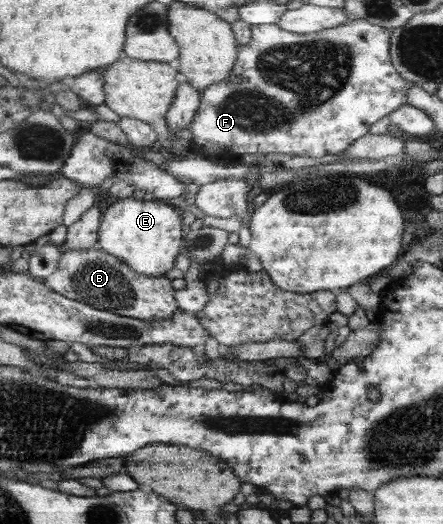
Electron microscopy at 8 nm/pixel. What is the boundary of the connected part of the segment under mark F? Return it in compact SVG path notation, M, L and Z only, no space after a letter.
M359 18L336 28L324 29L312 34L299 35L287 31L277 24L251 25L251 40L249 44L240 44L240 52L237 64L233 68L230 79L221 84L213 84L203 90L202 104L195 116L195 121L189 126L192 133L191 142L196 155L205 158L217 157L221 162L238 160L245 153L285 153L287 155L298 155L301 157L325 157L325 155L339 155L353 146L355 141L365 137L371 131L371 125L381 121L383 117L396 112L402 105L409 103L409 88L413 88L414 81L405 79L392 62L391 32L392 29L378 26L373 22Z

